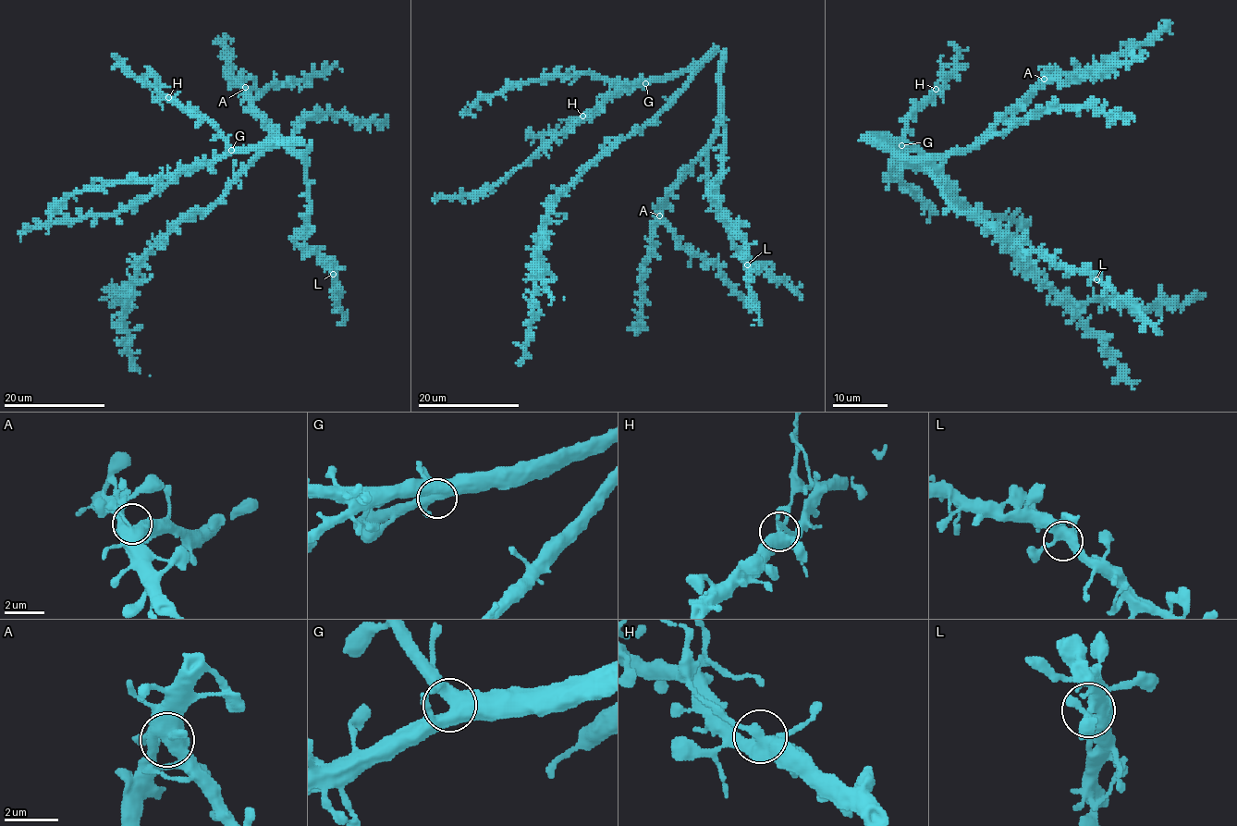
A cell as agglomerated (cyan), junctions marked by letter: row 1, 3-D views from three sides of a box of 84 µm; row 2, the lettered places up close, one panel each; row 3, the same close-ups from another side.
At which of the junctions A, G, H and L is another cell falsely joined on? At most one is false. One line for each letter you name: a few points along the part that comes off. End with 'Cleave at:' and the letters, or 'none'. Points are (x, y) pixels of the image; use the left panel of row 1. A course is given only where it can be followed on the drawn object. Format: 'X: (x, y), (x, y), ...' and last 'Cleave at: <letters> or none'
H: (168, 97), (155, 87), (155, 77), (162, 85), (169, 87)
Cleave at: H

